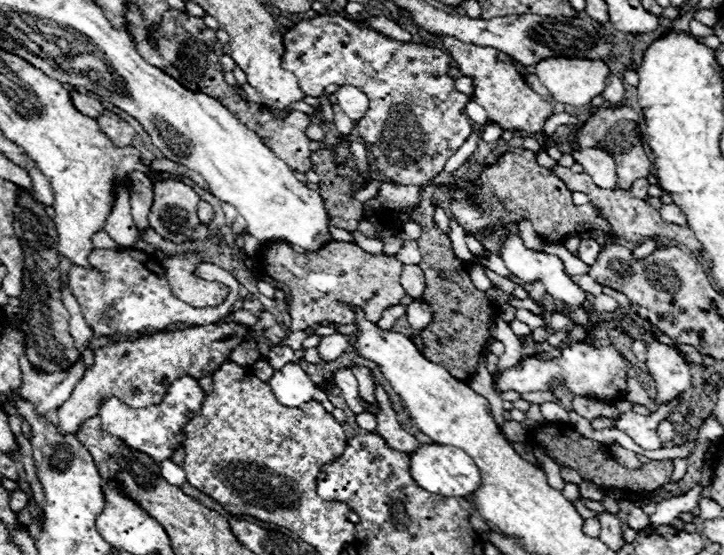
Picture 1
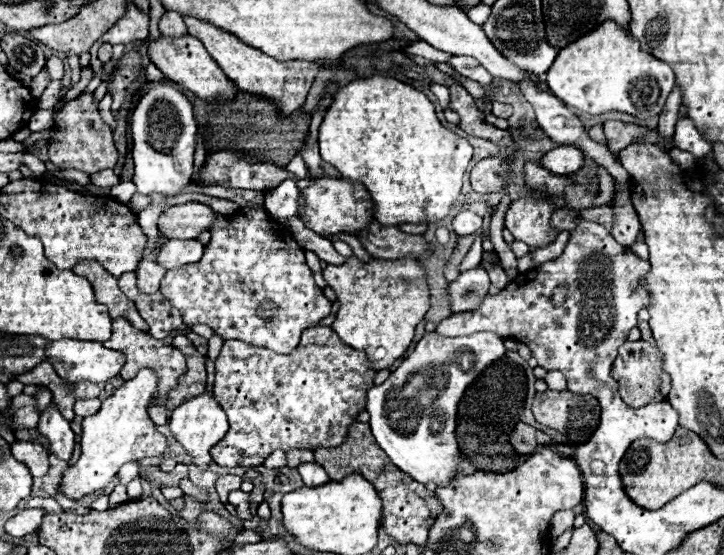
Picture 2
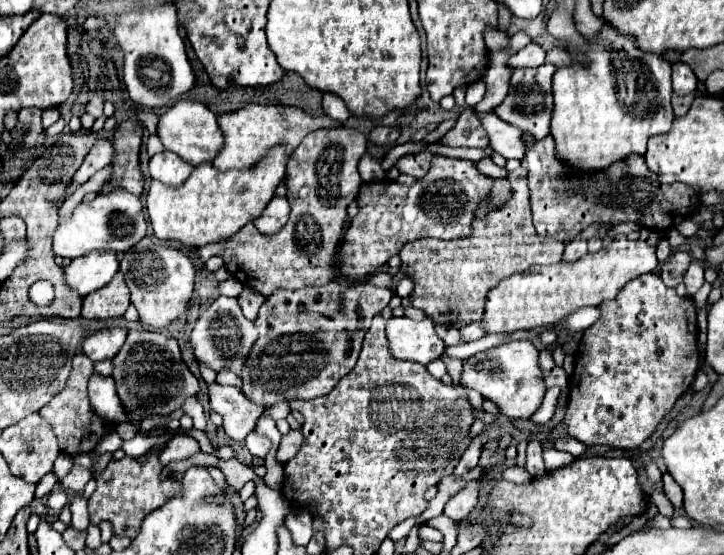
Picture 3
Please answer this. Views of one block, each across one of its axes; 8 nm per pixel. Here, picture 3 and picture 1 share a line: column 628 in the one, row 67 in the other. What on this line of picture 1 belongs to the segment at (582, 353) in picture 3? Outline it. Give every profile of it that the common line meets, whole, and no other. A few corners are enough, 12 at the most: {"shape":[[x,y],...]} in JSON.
{"shape":[[337,14],[284,32],[306,96],[352,84],[394,184],[428,186],[470,136],[438,48]]}

